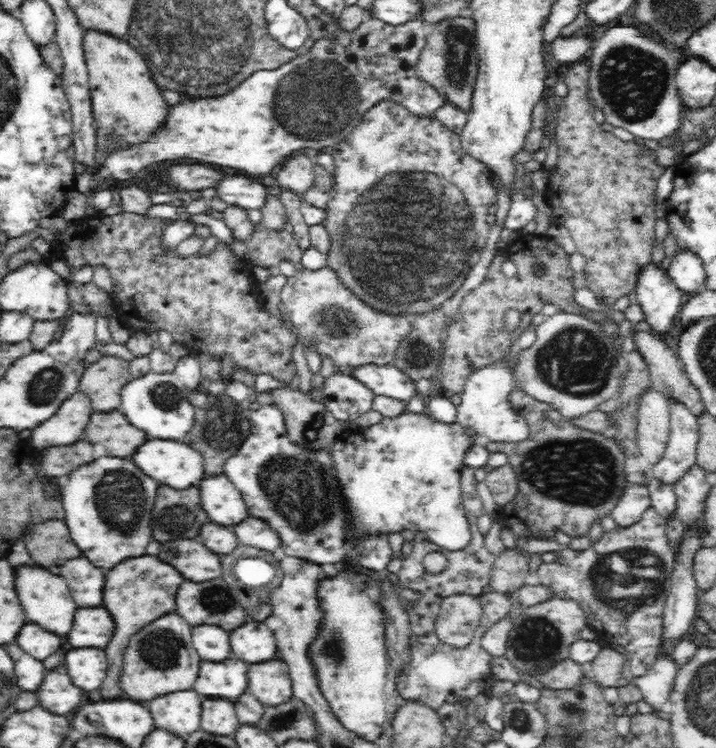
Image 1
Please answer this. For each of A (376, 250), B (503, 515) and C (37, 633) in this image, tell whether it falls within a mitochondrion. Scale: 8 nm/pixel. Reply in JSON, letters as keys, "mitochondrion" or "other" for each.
{"A":"mitochondrion","B":"other","C":"other"}

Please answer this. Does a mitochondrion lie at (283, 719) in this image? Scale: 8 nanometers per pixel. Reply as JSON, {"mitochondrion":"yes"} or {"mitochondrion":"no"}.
{"mitochondrion":"yes"}

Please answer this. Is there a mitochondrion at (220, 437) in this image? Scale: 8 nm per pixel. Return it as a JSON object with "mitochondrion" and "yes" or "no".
{"mitochondrion":"yes"}

